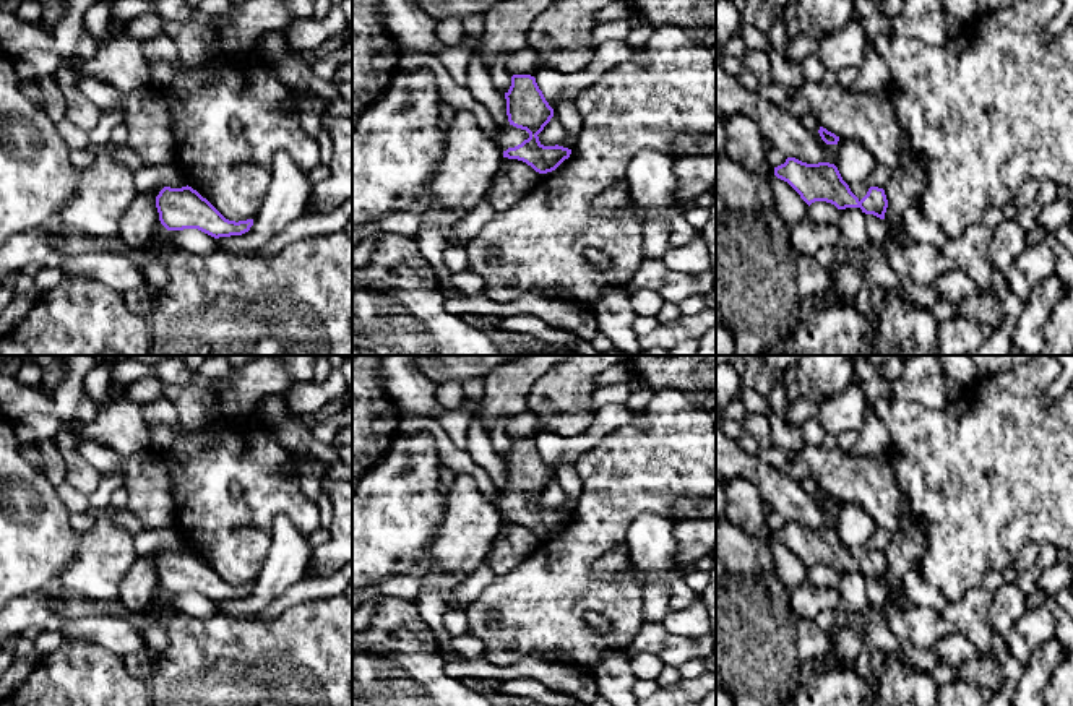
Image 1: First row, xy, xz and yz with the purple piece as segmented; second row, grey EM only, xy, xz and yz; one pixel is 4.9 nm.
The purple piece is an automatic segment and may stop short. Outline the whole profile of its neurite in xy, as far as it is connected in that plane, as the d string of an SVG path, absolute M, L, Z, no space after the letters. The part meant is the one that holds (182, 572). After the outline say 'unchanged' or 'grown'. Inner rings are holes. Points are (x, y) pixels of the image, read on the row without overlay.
M164 550L156 560L159 584L167 594L198 592L214 602L242 599L253 583L229 584L192 550Z | unchanged

